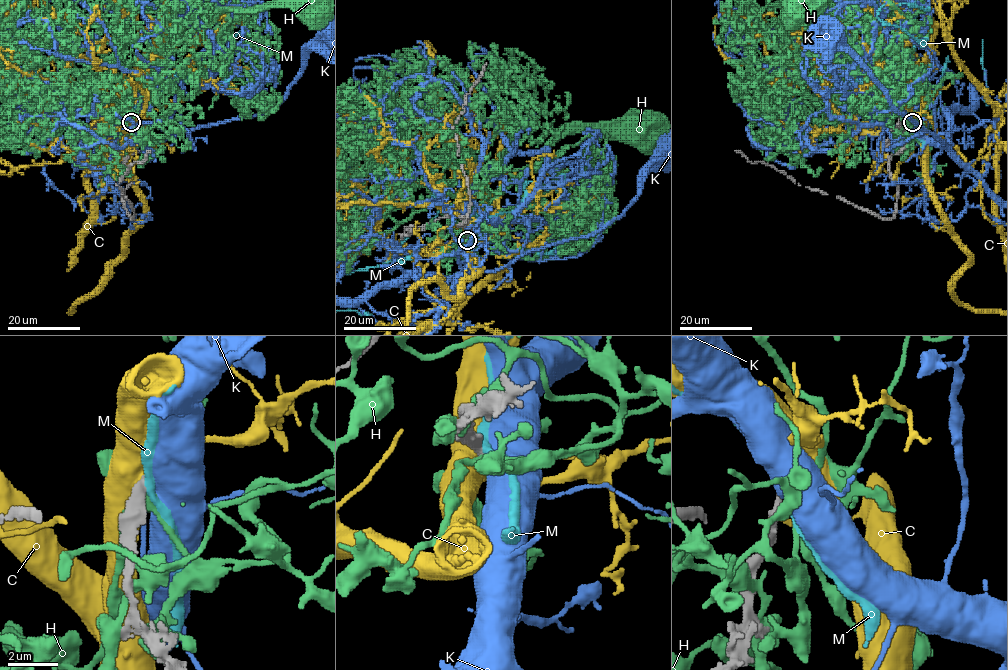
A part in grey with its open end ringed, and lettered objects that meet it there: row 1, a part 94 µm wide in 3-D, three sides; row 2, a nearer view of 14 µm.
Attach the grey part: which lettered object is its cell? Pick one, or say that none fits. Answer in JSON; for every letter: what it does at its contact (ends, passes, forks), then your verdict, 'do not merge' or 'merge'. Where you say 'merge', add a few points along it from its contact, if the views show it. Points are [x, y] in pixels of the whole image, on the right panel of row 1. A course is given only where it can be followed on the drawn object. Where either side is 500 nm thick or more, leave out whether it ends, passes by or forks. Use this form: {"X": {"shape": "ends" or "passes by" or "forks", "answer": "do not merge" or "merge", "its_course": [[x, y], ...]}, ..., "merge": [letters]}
{"C": {"answer": "do not merge"}, "H": {"shape": "forks", "answer": "do not merge"}, "K": {"answer": "do not merge"}, "M": {"shape": "passes by", "answer": "do not merge"}, "merge": []}

